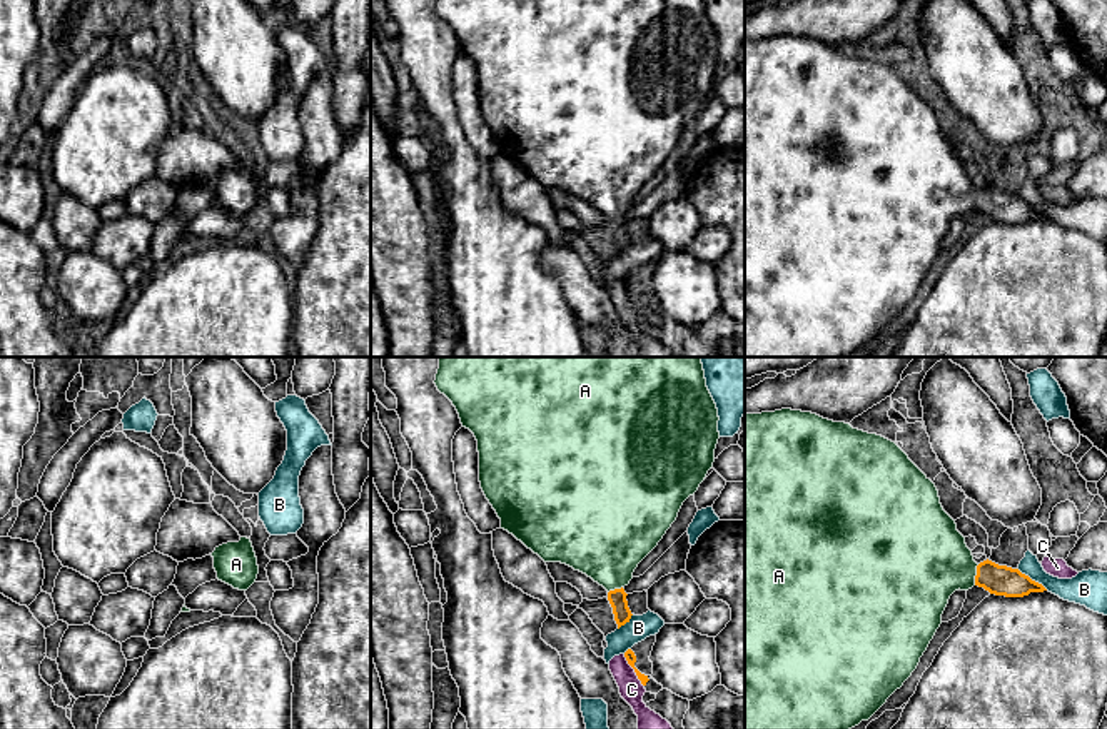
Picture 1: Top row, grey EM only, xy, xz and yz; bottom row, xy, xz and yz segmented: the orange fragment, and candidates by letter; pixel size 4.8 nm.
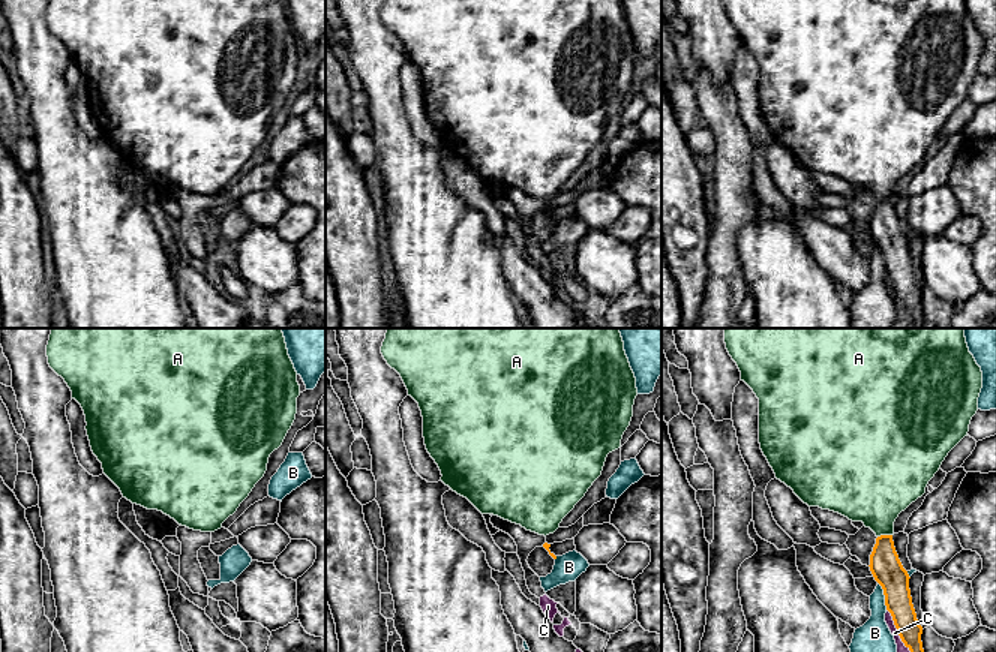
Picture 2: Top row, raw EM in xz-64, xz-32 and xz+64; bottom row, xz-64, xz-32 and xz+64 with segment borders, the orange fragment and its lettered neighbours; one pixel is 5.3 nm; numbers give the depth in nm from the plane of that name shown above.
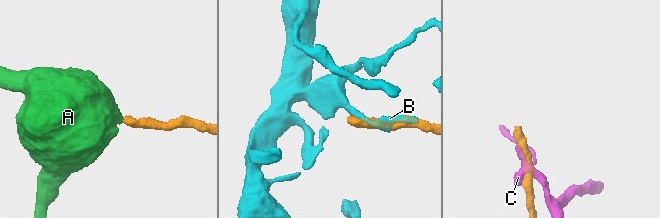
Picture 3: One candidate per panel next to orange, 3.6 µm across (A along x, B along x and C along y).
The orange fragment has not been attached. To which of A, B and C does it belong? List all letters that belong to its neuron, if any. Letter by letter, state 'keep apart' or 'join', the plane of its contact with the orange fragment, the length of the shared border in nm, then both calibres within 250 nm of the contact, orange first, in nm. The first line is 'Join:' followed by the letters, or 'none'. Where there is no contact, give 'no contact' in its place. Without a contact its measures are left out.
Join: A
A: join | yz | 110 nm | 140/400 nm
B: keep apart | yz | 190 nm | 140/140 nm
C: keep apart | xz | 190 nm | 50/120 nm

